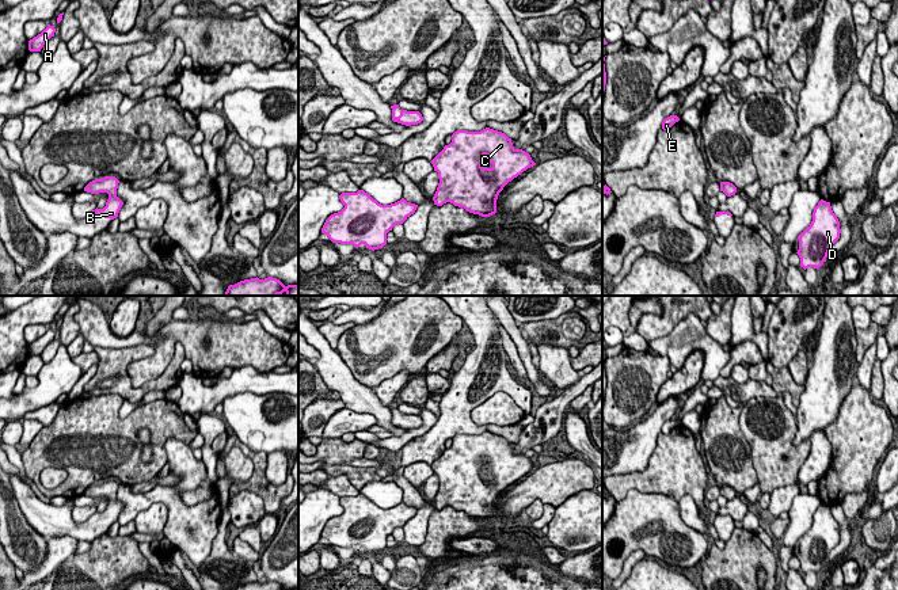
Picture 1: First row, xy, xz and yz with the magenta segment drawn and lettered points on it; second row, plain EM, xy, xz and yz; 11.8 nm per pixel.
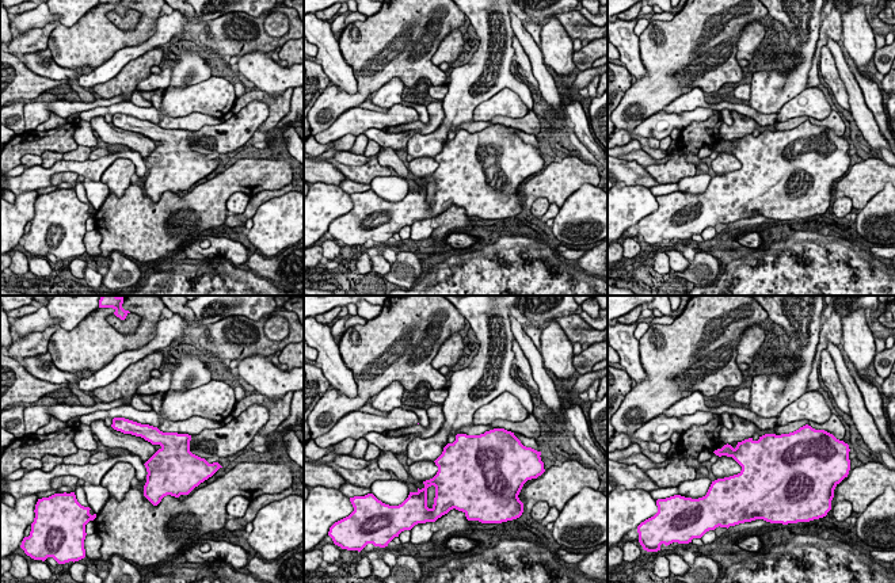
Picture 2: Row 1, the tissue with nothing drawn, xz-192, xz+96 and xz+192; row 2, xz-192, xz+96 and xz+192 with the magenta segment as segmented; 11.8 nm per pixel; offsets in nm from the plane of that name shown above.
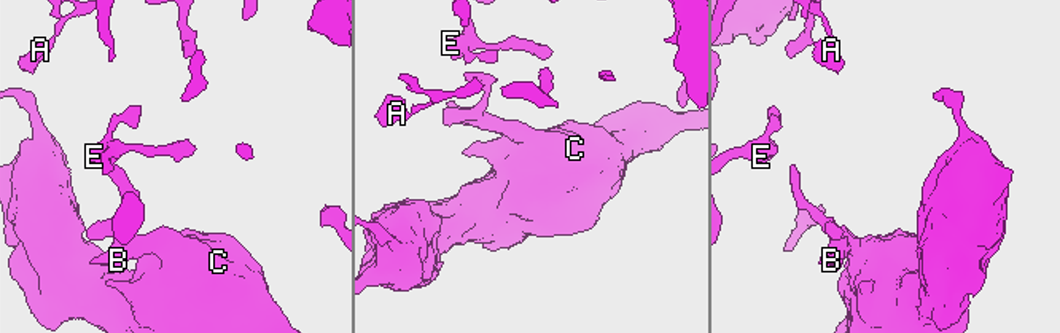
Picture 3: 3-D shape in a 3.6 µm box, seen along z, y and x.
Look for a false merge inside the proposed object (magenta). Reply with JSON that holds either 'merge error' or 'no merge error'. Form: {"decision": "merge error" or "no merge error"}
{"decision": "no merge error"}

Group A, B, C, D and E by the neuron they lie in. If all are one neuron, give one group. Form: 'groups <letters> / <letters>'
groups A B C D E

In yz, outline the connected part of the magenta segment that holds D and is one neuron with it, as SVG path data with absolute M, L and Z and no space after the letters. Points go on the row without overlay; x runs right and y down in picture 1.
M821 503L813 515L813 525L799 540L798 559L800 570L819 572L827 562L832 549L840 543L840 525L830 506Z

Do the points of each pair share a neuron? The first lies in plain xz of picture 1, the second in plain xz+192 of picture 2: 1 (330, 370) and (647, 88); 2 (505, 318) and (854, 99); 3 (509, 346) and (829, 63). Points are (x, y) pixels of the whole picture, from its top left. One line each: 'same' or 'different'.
1: different
2: same
3: same

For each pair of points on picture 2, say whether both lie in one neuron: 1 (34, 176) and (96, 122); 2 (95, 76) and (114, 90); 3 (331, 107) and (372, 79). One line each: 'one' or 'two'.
1: two
2: two
3: one

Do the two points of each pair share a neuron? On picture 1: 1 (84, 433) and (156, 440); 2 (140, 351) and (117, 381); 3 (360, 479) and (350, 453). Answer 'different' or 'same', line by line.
1: same
2: same
3: different

